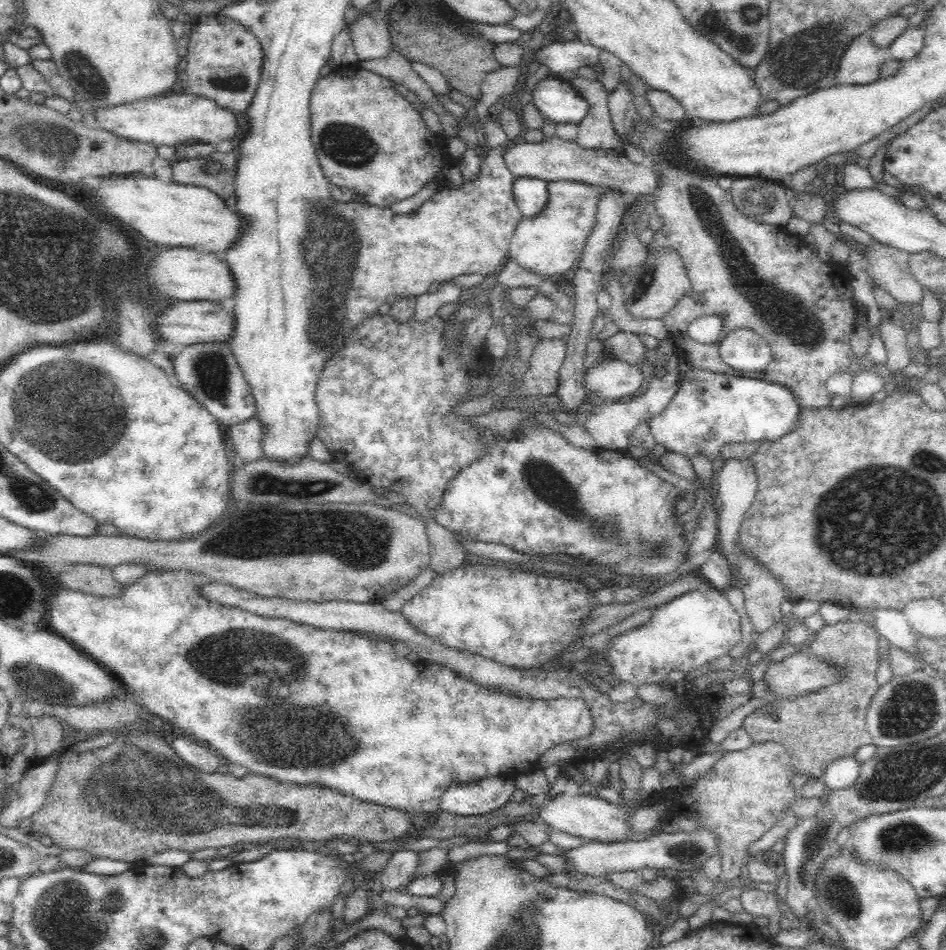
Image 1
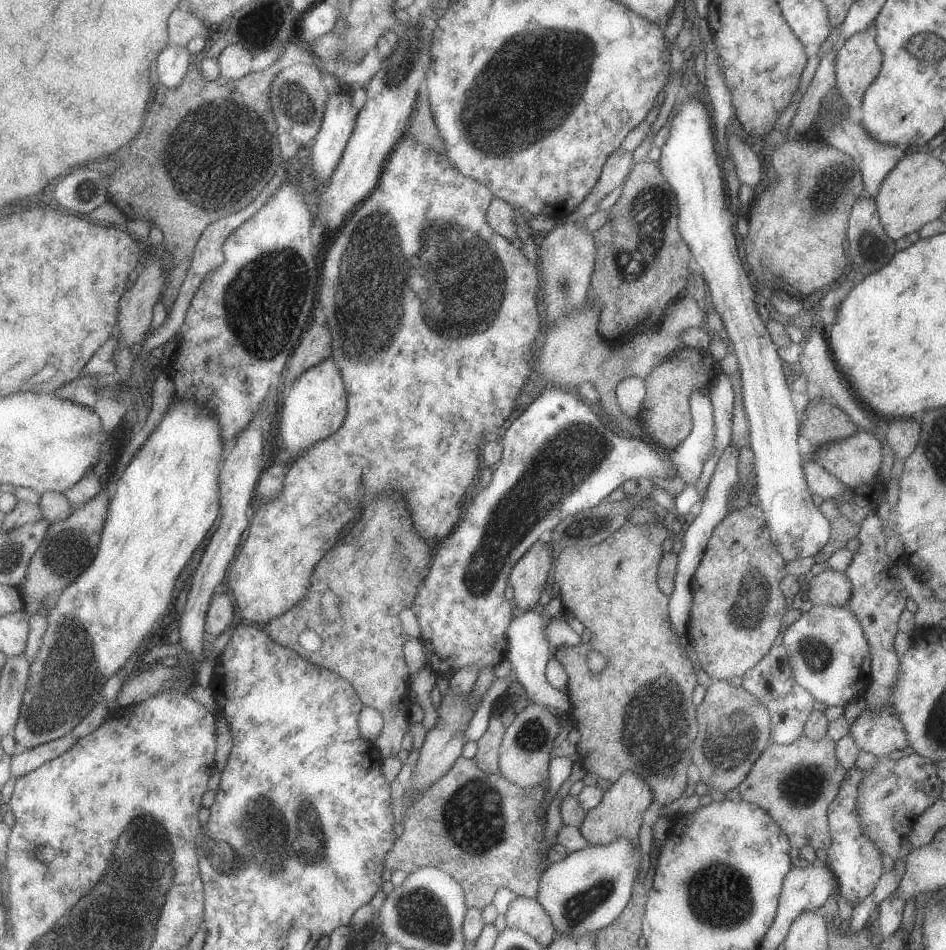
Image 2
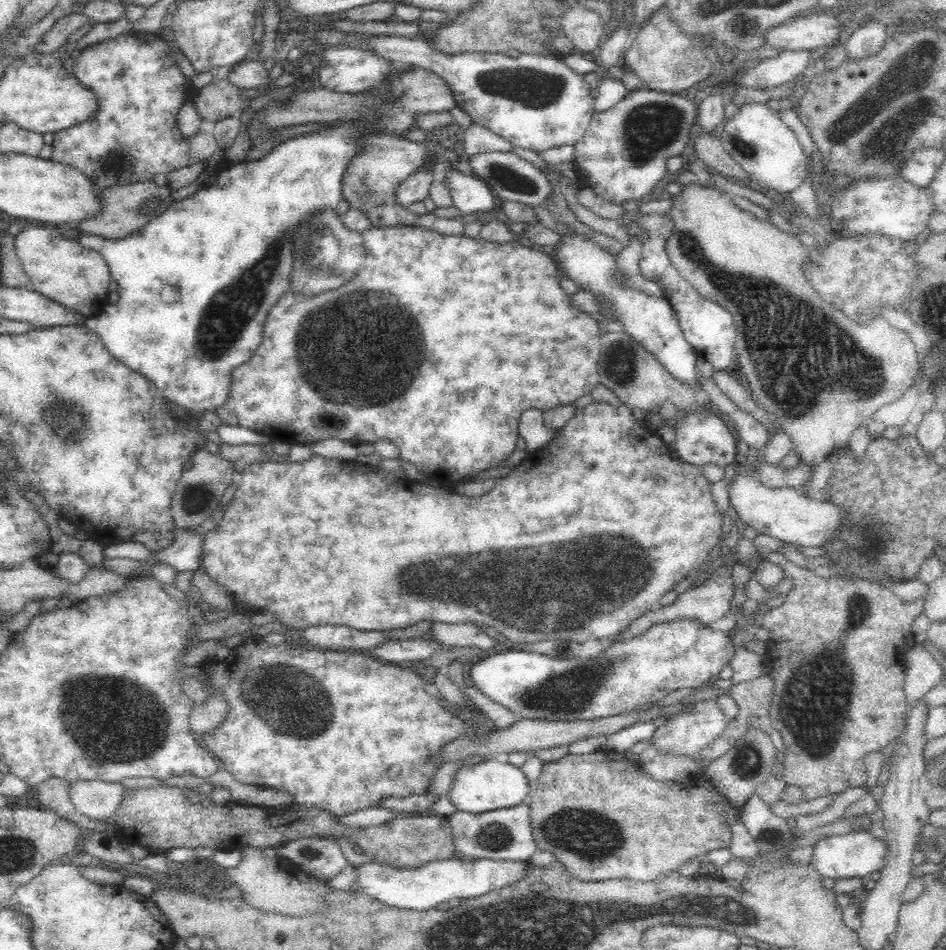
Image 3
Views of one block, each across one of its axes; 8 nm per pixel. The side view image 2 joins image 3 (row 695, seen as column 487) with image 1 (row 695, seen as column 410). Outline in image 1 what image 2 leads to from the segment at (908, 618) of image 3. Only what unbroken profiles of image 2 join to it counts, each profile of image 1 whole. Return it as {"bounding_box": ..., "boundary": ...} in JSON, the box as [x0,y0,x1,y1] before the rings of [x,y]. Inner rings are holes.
{"bounding_box":[742,620,880,777],"boundary":[[[844,620],[832,626],[821,626],[815,640],[810,652],[839,664],[853,664],[846,680],[816,693],[780,699],[768,705],[767,709],[749,714],[742,725],[755,742],[774,741],[785,746],[797,774],[809,777],[823,775],[832,761],[853,757],[860,746],[871,743],[865,717],[873,696],[880,688],[876,678],[879,668],[878,641],[872,627],[862,622]]]}

